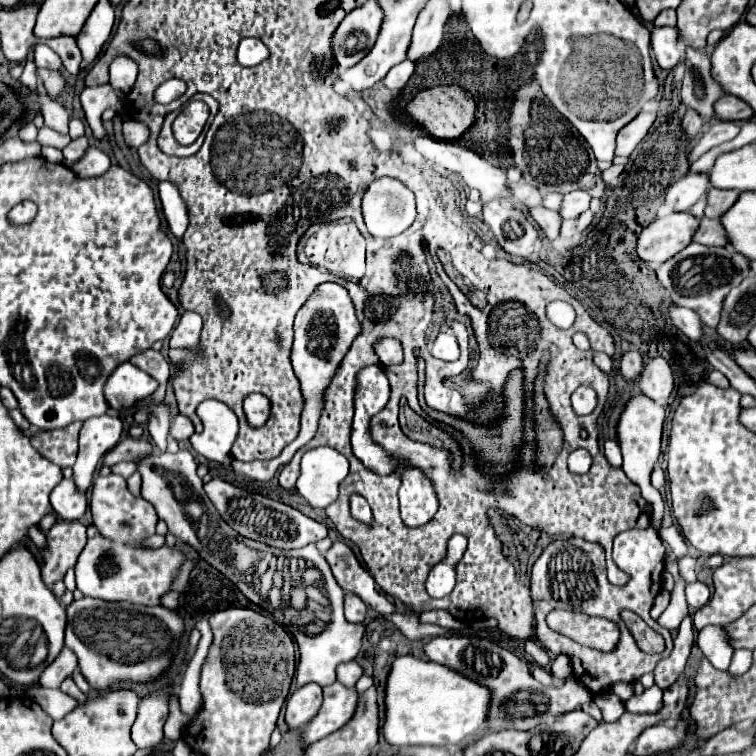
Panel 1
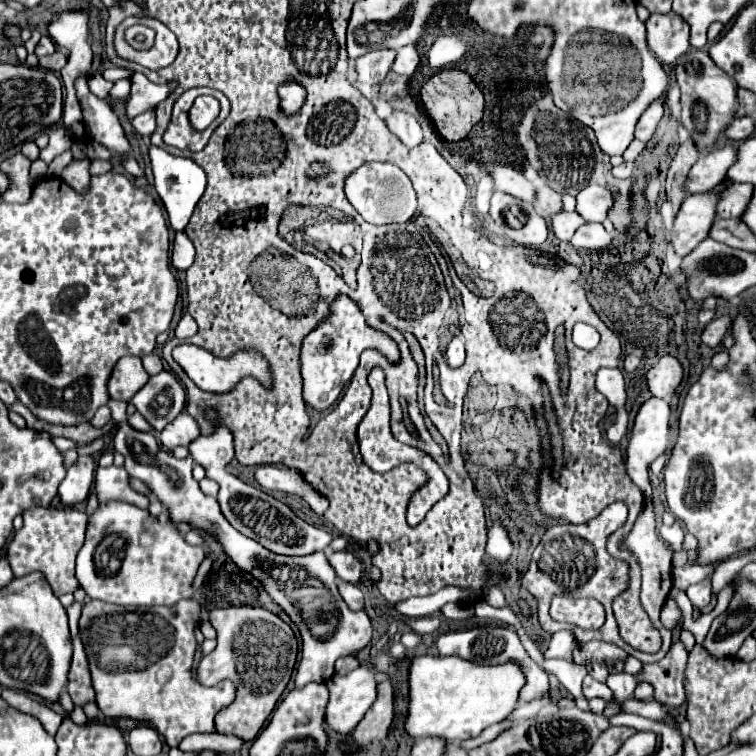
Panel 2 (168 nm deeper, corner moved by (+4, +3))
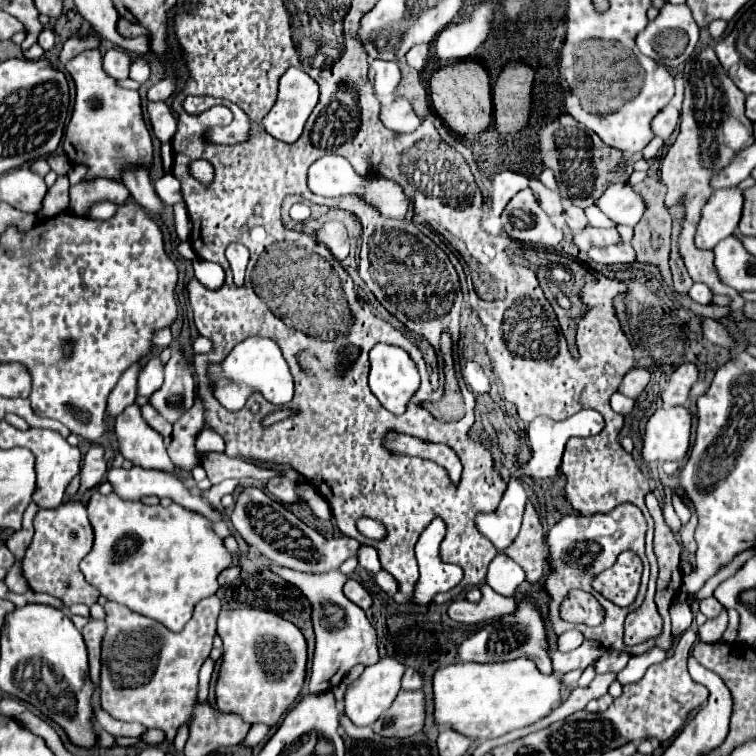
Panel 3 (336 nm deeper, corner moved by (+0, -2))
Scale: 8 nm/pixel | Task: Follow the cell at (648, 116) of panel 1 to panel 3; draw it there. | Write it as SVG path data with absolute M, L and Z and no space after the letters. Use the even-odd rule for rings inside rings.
M667 104L655 118L653 118L653 132L655 136L661 136L663 140L667 140L673 130L677 128L679 124L679 114L681 114L681 108L679 104Z

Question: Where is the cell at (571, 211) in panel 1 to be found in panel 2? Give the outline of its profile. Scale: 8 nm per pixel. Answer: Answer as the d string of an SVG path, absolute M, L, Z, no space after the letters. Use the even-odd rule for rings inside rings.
M587 185L577 193L577 213L587 221L603 221L607 217L607 209L611 207L613 197L611 191L601 185Z

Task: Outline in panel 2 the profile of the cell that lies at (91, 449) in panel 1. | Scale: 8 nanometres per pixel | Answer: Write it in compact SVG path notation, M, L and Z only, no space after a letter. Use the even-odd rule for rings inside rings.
M103 405L101 409L97 409L95 417L91 419L91 425L93 425L93 427L97 427L97 429L101 429L109 419L111 419L111 411L109 411L109 407L107 407L107 405Z

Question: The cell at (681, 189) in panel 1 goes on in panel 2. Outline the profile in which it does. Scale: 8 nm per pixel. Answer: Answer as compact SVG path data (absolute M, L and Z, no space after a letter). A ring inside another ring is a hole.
M723 147L723 149L713 149L707 155L701 155L699 161L693 165L689 171L689 177L685 181L685 193L705 193L713 189L717 183L725 179L727 169L735 161L735 149Z

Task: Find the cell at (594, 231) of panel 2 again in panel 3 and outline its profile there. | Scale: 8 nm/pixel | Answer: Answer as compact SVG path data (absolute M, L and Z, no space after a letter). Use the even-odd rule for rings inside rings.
M631 244L593 248L589 256L599 264L633 264L635 262L635 250Z

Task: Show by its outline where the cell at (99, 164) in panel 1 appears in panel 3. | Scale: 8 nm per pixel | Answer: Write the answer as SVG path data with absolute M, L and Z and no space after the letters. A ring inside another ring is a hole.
M99 178L95 182L79 182L69 189L69 211L75 216L85 216L87 208L93 206L95 202L115 202L123 204L129 198L129 190L113 180Z

